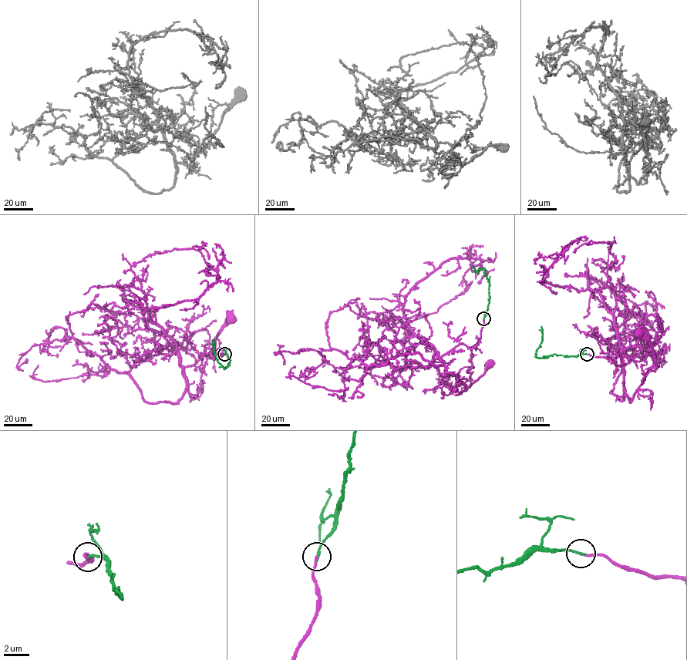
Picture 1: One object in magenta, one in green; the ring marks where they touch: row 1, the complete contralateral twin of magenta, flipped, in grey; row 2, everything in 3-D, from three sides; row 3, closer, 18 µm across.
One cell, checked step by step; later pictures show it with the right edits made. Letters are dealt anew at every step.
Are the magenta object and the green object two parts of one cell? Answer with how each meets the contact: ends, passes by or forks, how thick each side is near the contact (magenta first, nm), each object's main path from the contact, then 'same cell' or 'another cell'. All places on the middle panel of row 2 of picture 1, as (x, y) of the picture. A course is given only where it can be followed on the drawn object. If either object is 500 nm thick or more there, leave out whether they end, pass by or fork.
magenta ends; green ends; calibres 170 and 190 nm; course magenta (483, 318), (478, 345), (470, 348), (459, 344), (441, 361), (448, 372), (469, 386), (489, 364); course green (483, 318), (489, 301), (489, 282), (483, 269), (475, 272), (474, 267); same cell

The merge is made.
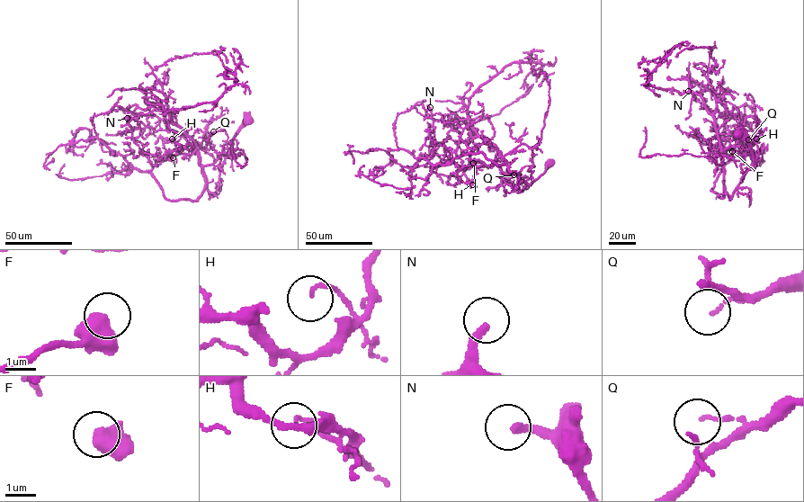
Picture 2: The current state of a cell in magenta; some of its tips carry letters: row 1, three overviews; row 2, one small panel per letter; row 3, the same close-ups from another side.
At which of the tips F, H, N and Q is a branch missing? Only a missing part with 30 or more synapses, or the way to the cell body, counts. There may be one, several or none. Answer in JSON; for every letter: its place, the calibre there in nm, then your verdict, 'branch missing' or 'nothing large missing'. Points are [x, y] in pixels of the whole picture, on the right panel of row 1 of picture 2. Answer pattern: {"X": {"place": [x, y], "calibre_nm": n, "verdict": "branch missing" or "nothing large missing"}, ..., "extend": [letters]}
{"F": {"place": [732, 151], "calibre_nm": 440, "verdict": "nothing large missing"}, "H": {"place": [756, 138], "calibre_nm": 90, "verdict": "nothing large missing"}, "N": {"place": [688, 91], "calibre_nm": 260, "verdict": "branch missing"}, "Q": {"place": [748, 139], "calibre_nm": 100, "verdict": "nothing large missing"}, "extend": ["N"]}

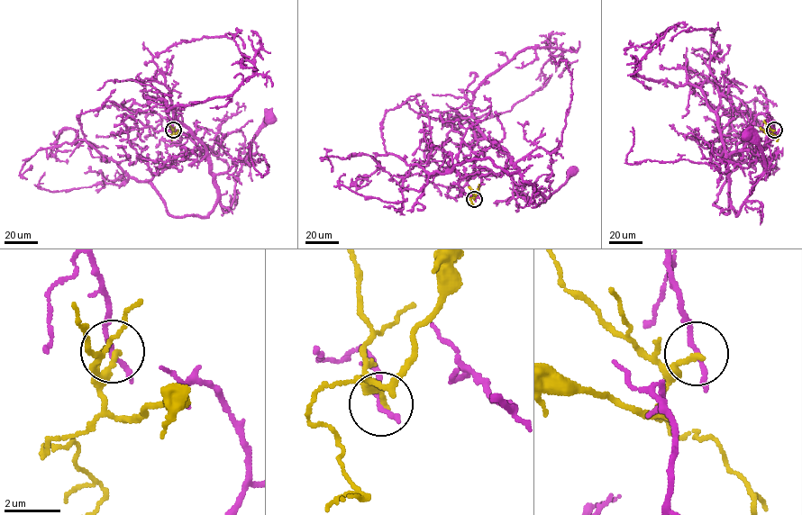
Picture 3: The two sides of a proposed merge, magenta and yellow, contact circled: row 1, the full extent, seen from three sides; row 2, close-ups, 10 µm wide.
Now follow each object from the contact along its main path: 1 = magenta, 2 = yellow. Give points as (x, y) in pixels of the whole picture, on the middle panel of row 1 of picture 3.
1: (474, 199), (469, 179), (496, 175), (510, 158), (524, 181), (548, 197), (565, 183), (572, 171)
2: (474, 199), (478, 185)

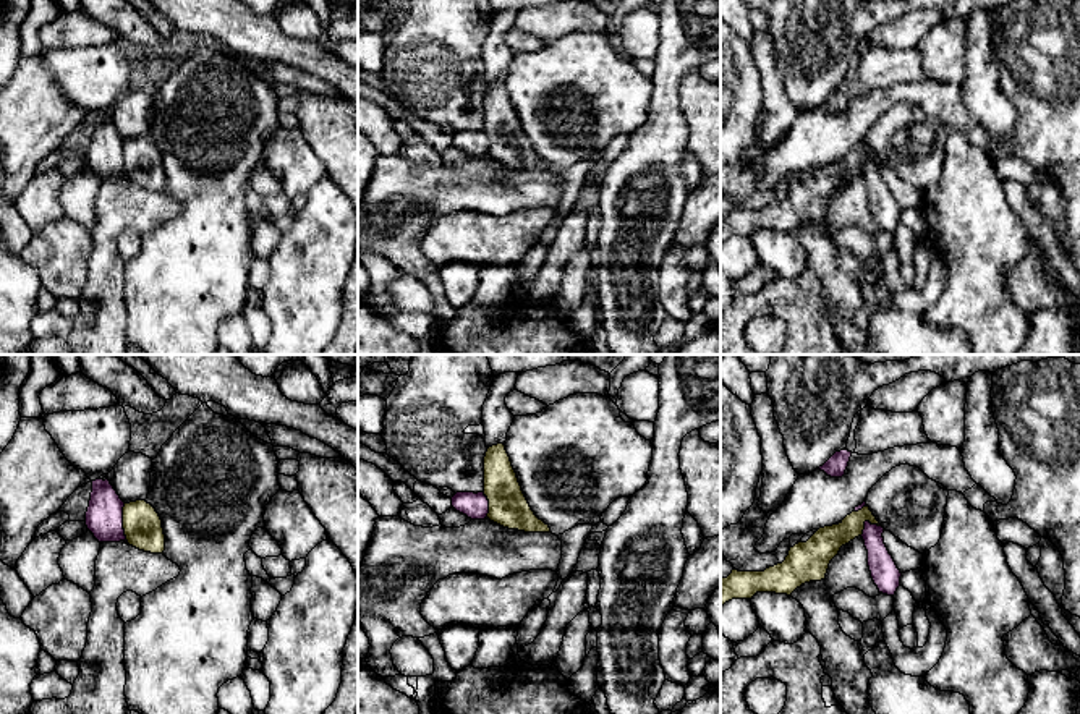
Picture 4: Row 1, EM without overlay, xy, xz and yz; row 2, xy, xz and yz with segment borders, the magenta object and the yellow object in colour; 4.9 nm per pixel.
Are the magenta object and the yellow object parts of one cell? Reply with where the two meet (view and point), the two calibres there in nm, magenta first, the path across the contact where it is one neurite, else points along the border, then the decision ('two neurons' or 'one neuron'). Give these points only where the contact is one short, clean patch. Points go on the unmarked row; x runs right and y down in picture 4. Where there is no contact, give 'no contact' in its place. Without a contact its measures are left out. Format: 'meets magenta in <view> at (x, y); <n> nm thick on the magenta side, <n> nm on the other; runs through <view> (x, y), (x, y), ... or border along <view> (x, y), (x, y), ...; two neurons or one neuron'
meets magenta in xy at (122, 161); 190 nm thick on the magenta side, 190 nm on the other; border along xy (123, 141), (123, 172), (128, 178); two neurons

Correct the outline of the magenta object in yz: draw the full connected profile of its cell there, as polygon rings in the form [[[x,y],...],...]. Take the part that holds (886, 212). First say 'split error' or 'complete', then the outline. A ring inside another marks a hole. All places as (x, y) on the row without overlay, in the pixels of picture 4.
complete; [[[865,159],[861,175],[868,188],[868,204],[874,222],[878,223],[879,230],[894,233],[900,223],[902,210],[884,181],[882,170],[882,164]]]

